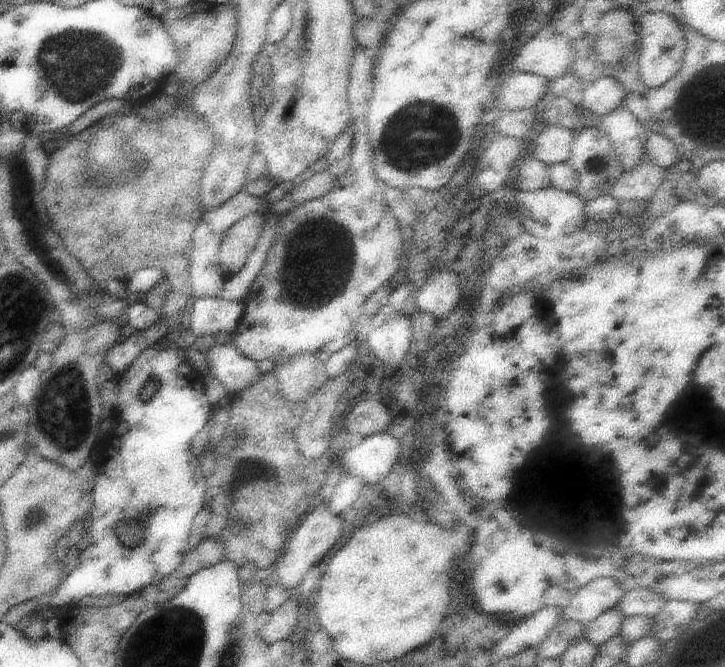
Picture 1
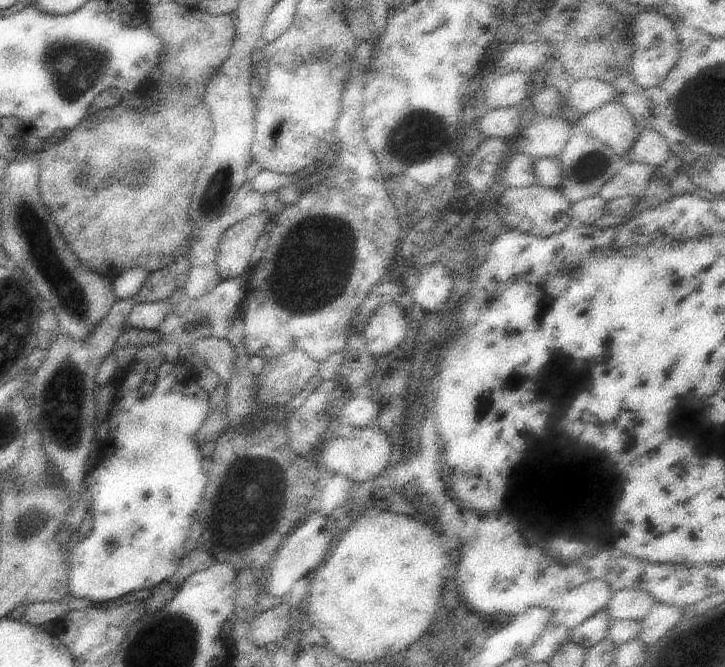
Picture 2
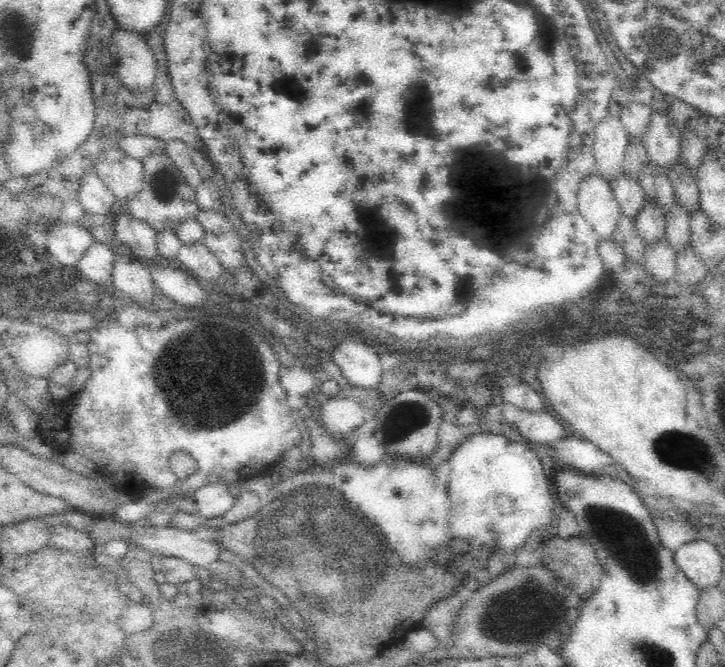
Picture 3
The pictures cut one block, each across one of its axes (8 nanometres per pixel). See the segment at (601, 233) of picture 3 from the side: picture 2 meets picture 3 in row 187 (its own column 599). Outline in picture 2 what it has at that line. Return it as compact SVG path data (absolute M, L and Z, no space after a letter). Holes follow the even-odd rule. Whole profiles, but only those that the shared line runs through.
M591 580L573 588L567 596L559 600L559 608L553 612L553 624L563 624L571 628L573 624L583 624L593 618L599 610L607 608L613 590L605 580Z

